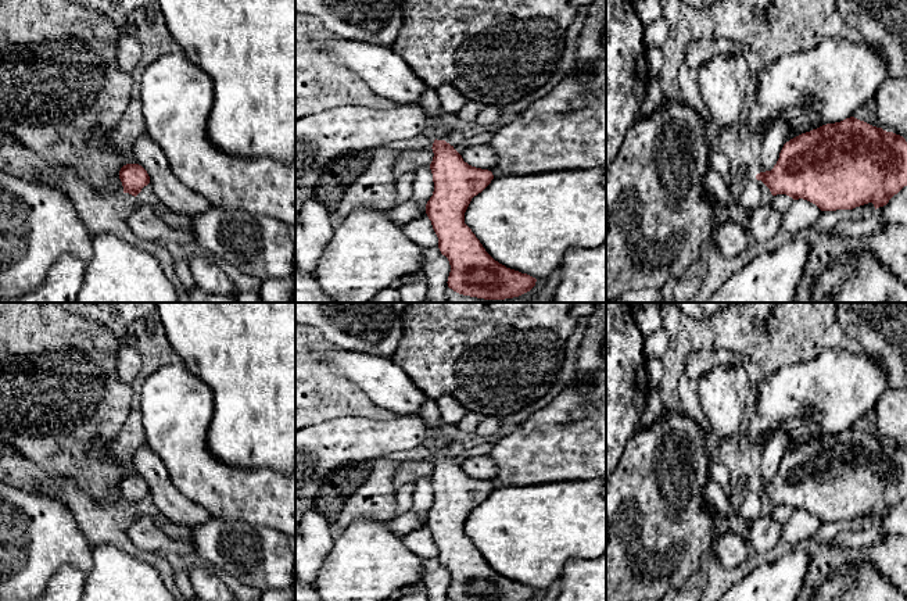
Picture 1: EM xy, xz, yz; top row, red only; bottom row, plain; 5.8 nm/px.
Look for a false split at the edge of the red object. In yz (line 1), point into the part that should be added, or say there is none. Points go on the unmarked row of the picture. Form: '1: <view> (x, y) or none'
1: none

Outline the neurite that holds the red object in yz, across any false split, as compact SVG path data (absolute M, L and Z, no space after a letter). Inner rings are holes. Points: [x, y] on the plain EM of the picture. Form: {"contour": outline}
{"contour": "M854 428L827 434L786 452L771 482L756 486L772 507L807 511L821 522L853 520L872 514L875 520L907 497L907 452L903 447Z"}

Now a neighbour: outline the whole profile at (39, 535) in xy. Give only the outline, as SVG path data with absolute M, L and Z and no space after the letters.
M0 480L0 601L36 601L65 565L87 573L92 547L62 497L25 491Z

